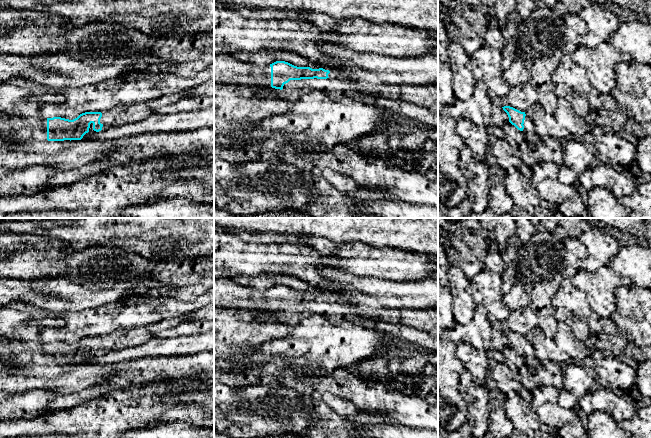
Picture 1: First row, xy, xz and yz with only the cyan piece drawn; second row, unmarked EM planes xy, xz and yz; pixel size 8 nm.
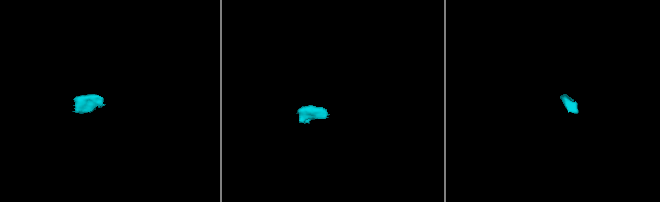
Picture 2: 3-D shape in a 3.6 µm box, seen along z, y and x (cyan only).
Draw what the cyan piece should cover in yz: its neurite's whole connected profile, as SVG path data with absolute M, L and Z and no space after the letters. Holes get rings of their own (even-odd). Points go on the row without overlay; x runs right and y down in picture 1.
M504 330L502 332L507 337L509 346L518 354L524 356L525 358L534 357L534 349L526 340L525 336L521 336L510 330Z

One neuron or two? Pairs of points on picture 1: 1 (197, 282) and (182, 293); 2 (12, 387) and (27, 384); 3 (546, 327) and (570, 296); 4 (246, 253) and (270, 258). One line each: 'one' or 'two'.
1: one
2: one
3: two
4: one

